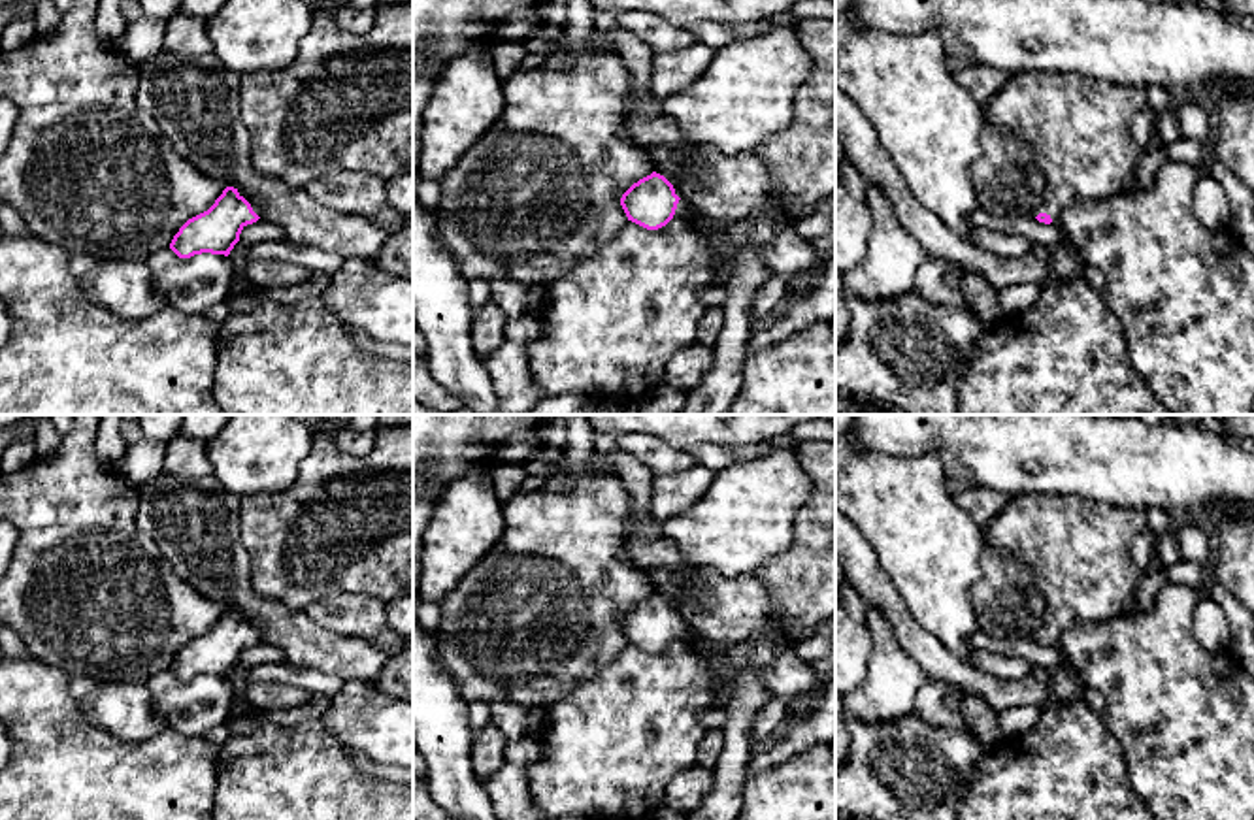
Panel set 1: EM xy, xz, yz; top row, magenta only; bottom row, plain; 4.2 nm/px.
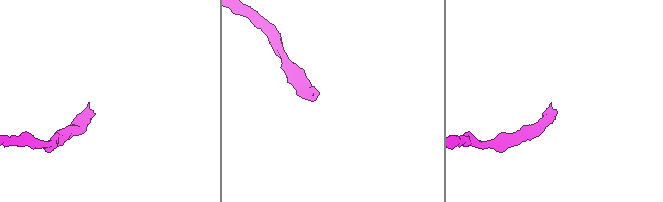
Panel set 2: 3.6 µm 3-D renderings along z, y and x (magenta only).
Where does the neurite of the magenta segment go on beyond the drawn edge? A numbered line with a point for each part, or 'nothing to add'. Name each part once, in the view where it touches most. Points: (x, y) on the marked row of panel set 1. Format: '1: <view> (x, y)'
1: xz (685, 212)

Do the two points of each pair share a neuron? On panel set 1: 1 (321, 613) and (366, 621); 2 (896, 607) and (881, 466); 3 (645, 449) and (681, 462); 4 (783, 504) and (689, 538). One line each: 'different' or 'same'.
1: same
2: different
3: same
4: same

